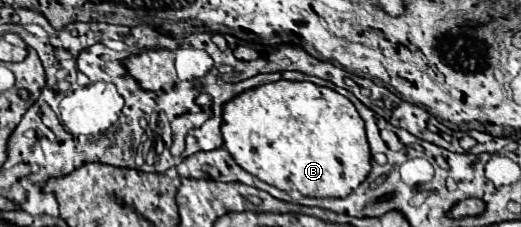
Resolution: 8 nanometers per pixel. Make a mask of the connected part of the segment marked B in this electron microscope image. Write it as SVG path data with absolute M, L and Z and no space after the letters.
M274 81L248 89L230 99L222 109L224 147L234 161L260 181L282 191L300 191L314 197L346 197L370 173L370 147L364 133L364 121L350 99L338 91L308 81Z

